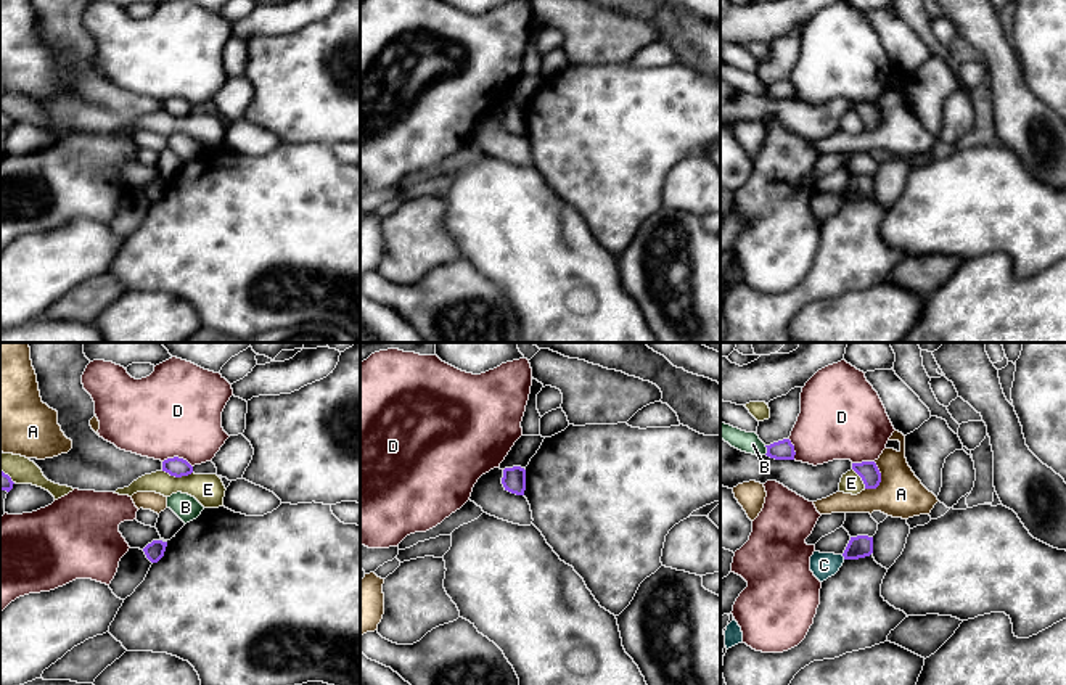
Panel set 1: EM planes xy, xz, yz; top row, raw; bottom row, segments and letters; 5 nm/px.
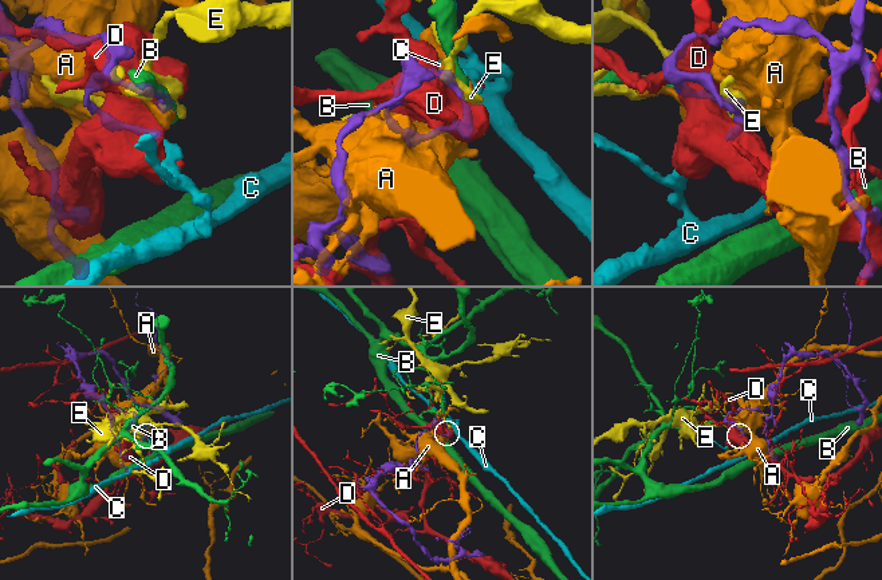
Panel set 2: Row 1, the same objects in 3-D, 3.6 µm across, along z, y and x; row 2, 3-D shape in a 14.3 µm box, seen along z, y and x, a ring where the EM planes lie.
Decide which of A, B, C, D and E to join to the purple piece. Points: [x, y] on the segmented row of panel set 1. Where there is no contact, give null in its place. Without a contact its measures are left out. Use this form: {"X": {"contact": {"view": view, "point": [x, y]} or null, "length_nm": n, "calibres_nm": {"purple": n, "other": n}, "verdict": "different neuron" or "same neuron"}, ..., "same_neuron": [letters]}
{"A": {"contact": {"view": "yz", "point": [880, 479]}, "length_nm": 150, "calibres_nm": {"purple": 100, "other": 240}, "verdict": "different neuron"}, "B": {"contact": {"view": "yz", "point": [767, 451]}, "length_nm": 50, "calibres_nm": {"purple": 100, "other": 110}, "verdict": "different neuron"}, "C": {"contact": {"view": "yz", "point": [843, 555]}, "length_nm": 30, "calibres_nm": {"purple": 110, "other": 130}, "verdict": "different neuron"}, "D": {"contact": {"view": "xy", "point": [177, 457]}, "length_nm": 160, "calibres_nm": {"purple": 100, "other": 440}, "verdict": "different neuron"}, "E": {"contact": {"view": "xy", "point": [177, 476]}, "length_nm": 160, "calibres_nm": {"purple": 100, "other": 160}, "verdict": "different neuron"}, "same_neuron": []}

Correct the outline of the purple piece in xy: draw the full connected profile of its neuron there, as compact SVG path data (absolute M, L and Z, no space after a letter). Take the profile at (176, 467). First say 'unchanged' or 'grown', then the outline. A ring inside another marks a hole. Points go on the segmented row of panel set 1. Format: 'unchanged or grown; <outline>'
unchanged; M174 457L162 461L162 471L170 476L182 478L191 474L193 466L187 460Z

